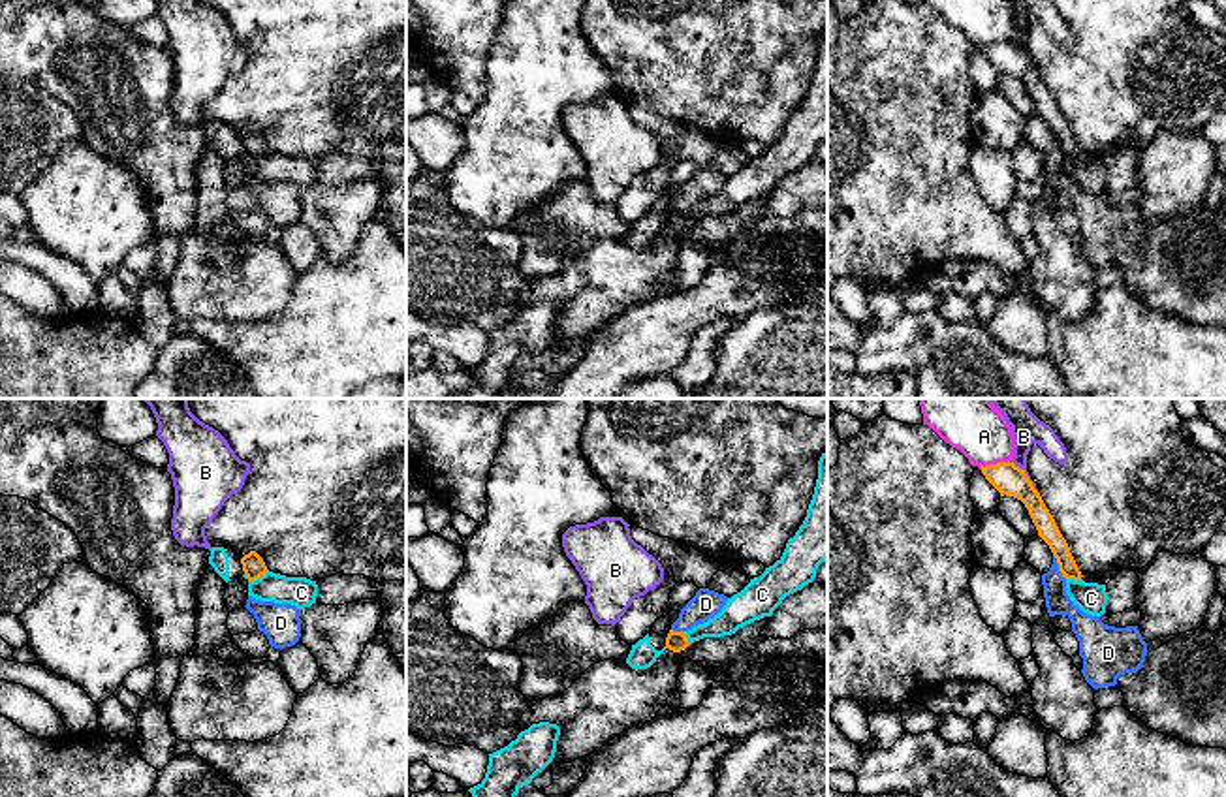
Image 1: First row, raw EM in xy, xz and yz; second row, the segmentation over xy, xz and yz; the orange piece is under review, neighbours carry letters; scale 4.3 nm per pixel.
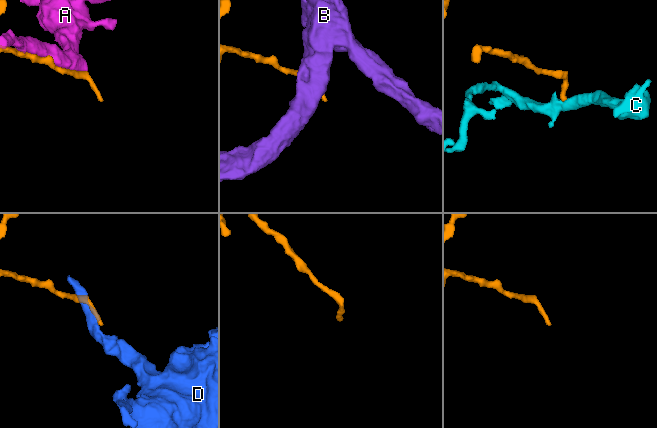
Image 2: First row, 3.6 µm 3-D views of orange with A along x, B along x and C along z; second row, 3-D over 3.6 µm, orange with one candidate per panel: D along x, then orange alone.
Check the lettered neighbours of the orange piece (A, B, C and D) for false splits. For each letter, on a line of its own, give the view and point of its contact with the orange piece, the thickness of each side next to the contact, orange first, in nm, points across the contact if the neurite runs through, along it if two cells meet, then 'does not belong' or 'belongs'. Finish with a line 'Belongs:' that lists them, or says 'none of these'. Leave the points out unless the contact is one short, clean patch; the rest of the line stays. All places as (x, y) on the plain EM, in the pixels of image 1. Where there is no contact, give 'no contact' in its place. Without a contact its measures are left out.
A: contact yz (995, 44); calibres 140 and 190 nm; does not belong
B: contact yz (1027, 55); calibres 140 and 110 nm; border yz (1012, 40), (1037, 70); does not belong
C: contact xy (256, 156); calibres 100 and 130 nm; border xy (267, 149), (254, 158), (245, 156); does not belong
D: contact yz (1059, 145); calibres 90 and 110 nm; border yz (1053, 134), (1063, 156); does not belong
Belongs: none of these

